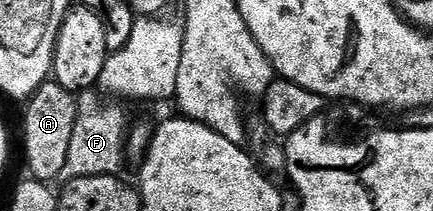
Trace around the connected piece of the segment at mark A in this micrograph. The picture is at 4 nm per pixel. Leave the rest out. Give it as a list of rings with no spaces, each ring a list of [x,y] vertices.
[[[53,78],[47,79],[26,101],[23,112],[23,156],[27,159],[27,168],[32,177],[44,182],[59,180],[61,170],[65,170],[65,158],[69,155],[69,142],[73,138],[73,126],[77,126],[79,102],[76,93],[65,90]]]

